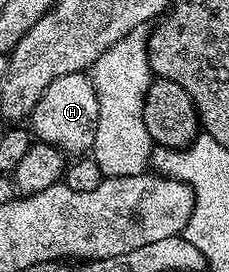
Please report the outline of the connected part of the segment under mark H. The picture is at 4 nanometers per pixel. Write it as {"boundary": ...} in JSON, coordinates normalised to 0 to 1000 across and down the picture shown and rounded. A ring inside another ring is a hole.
{"boundary":[[[371,265],[258,279],[258,294],[223,294],[223,309],[205,309],[188,353],[170,353],[153,382],[135,489],[157,518],[223,529],[288,574],[371,574],[402,555],[428,441],[432,368],[402,283]]]}

